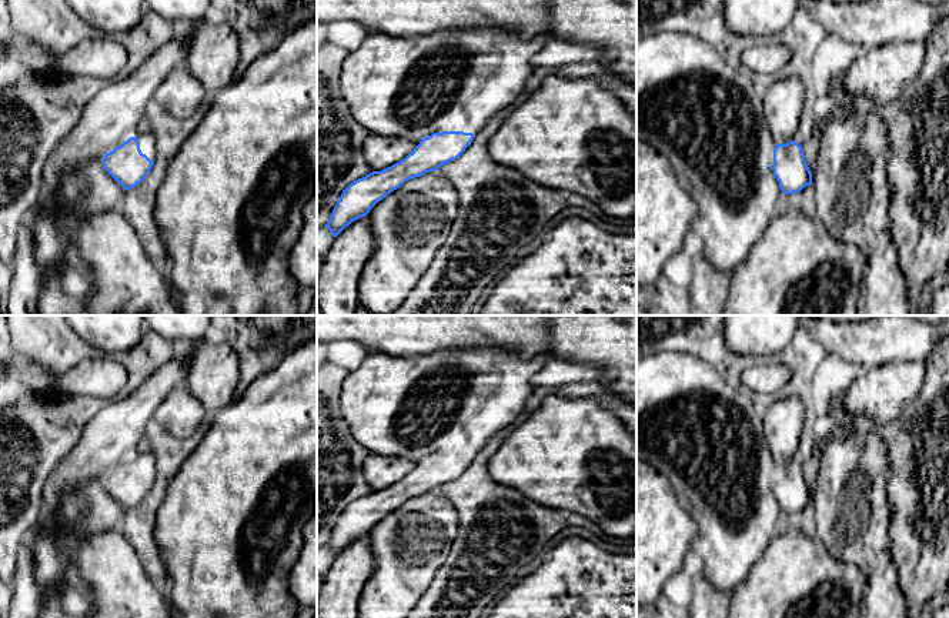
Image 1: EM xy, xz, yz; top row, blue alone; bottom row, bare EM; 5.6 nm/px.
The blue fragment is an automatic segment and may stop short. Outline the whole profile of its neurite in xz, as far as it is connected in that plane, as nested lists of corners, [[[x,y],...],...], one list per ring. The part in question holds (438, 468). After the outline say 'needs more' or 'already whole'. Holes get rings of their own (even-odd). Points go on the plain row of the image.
[[[455,347],[425,355],[372,353],[342,381],[341,412],[354,438],[378,457],[407,458],[418,465],[400,482],[351,502],[327,547],[337,557],[352,541],[405,501],[457,480],[481,448],[522,412],[534,391],[532,377],[551,361],[548,353],[528,360],[498,347]]]; needs more

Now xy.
[[[147,447],[134,457],[94,478],[76,491],[66,492],[54,512],[56,528],[33,535],[33,575],[46,591],[39,618],[91,618],[94,597],[90,585],[80,577],[76,554],[86,540],[118,528],[127,510],[140,504],[150,492],[156,478],[156,458]]]; needs more

